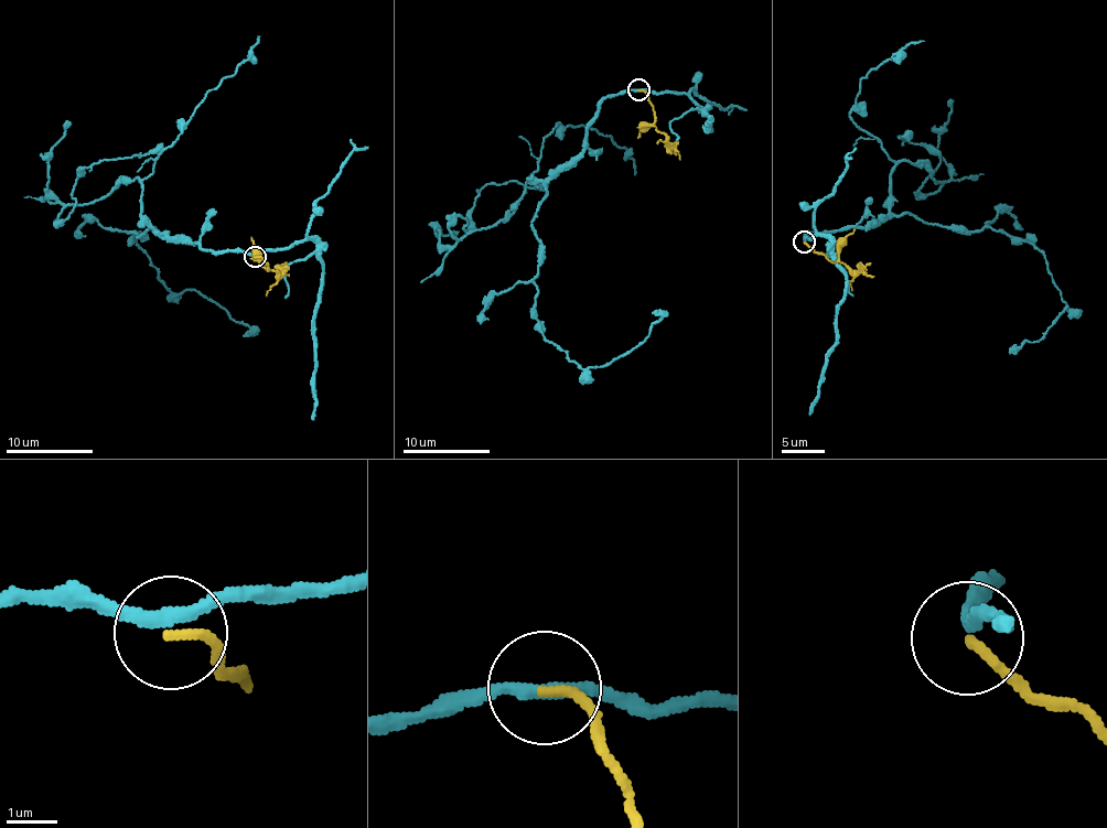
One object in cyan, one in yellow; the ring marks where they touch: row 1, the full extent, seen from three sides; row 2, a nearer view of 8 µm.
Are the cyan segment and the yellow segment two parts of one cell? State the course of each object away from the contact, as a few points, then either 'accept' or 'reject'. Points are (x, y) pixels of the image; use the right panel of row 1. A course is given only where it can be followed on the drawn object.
cyan via (803, 240), (881, 222), (890, 172), (911, 161), (943, 184), (919, 189), (939, 156), (900, 138), (911, 131) | yellow via (803, 243), (848, 269), (852, 278), (852, 291) | reject

